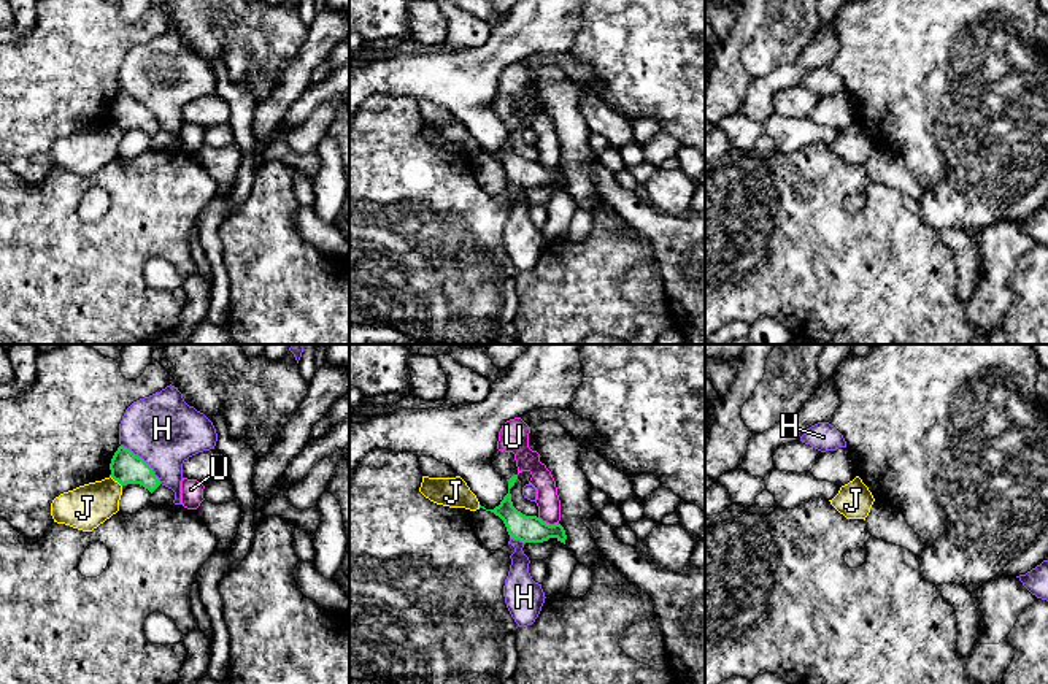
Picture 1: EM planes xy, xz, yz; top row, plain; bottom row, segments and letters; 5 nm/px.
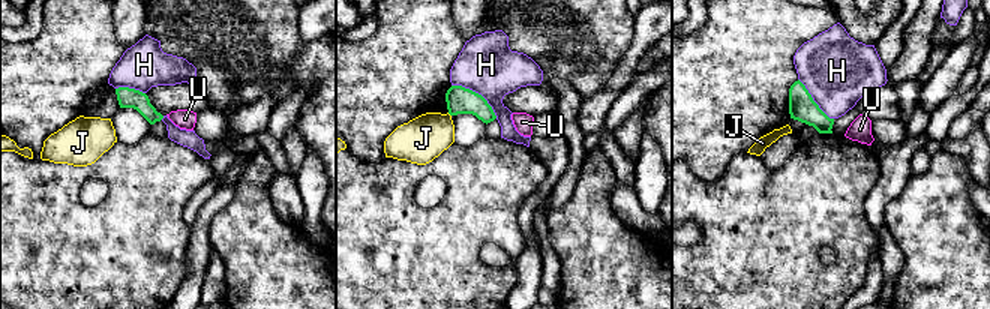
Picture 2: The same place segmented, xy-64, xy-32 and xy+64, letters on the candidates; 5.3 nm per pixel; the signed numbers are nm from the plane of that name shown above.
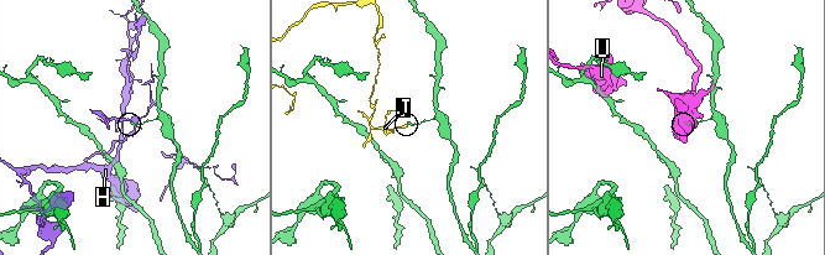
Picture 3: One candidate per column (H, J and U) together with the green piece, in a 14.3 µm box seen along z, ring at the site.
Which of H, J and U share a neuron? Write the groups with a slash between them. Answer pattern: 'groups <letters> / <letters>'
groups H / J / U

